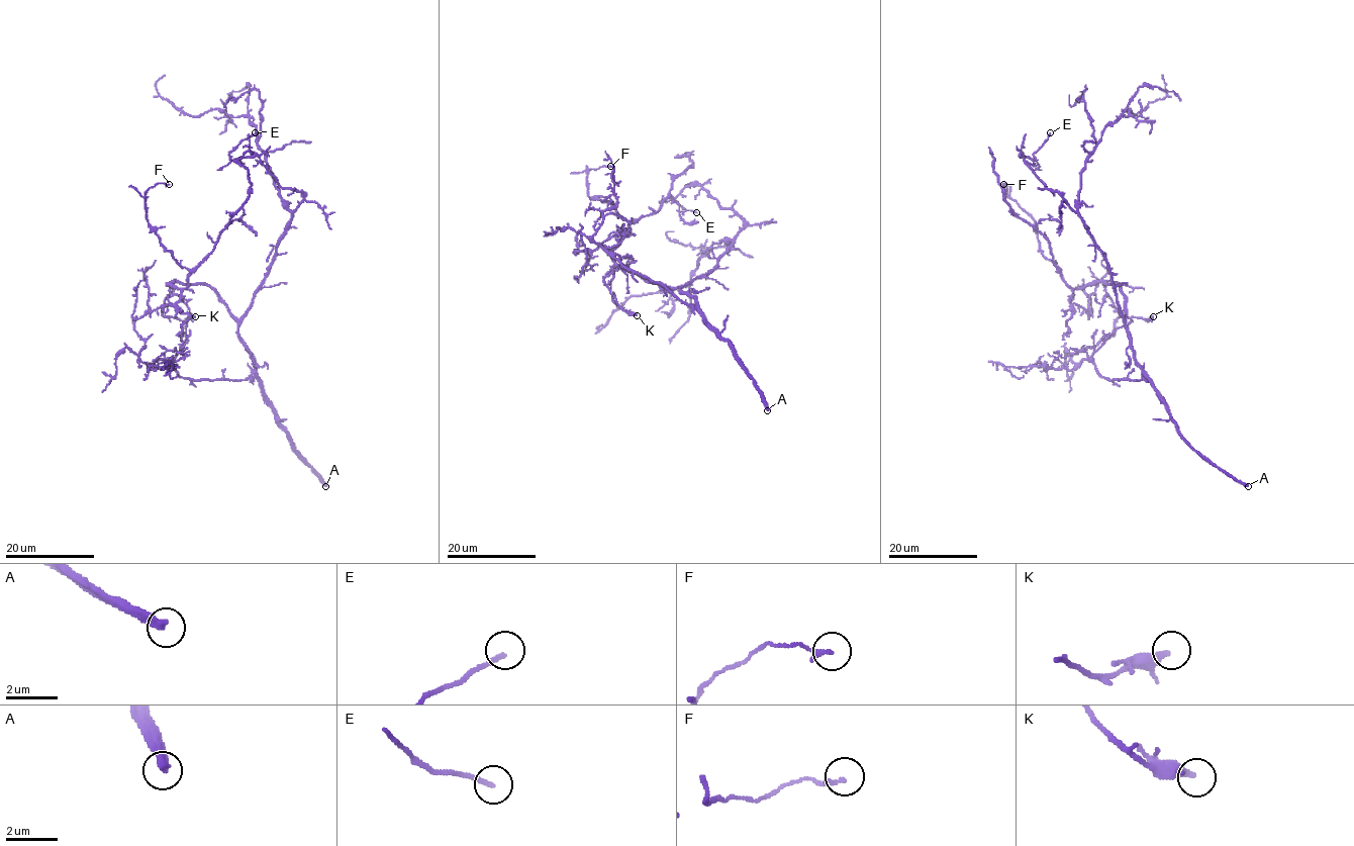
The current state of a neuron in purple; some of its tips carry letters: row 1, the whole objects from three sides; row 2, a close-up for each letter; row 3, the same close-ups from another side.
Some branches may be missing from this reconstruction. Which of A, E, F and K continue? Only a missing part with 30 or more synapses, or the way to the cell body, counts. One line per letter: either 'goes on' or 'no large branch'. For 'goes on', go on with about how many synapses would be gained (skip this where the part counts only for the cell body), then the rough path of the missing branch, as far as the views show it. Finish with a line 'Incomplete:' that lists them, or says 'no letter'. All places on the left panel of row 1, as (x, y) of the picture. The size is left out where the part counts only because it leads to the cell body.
A: goes on; 500 synapses; course (325, 486), (359, 495), (388, 474), (400, 449), (389, 374), (390, 292), (355, 193), (350, 88)
E: no large branch
F: no large branch
K: no large branch
Incomplete: A

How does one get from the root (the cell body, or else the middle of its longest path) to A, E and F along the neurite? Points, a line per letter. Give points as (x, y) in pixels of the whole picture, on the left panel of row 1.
A: (259, 289), (239, 323), (238, 337), (253, 359), (254, 375), (289, 441), (320, 475), (325, 486)
E: (259, 289), (274, 256), (275, 246), (303, 195), (283, 189), (258, 156), (230, 159), (229, 153), (255, 132)
F: (259, 289), (236, 319), (208, 286), (172, 284), (185, 288), (189, 271), (144, 207), (151, 187), (169, 184)

